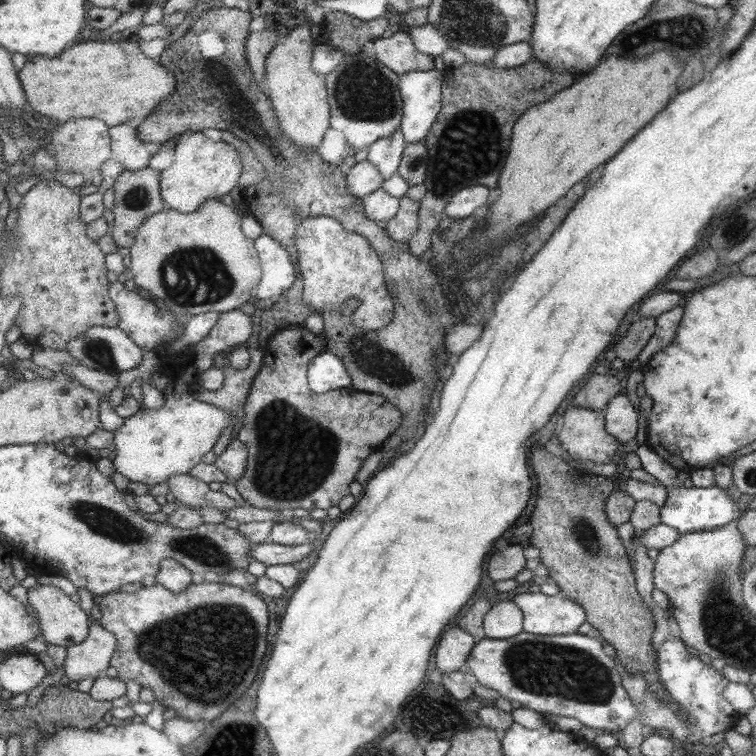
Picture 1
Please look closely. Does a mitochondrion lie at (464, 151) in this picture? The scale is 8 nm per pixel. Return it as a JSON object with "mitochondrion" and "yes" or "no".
{"mitochondrion":"yes"}

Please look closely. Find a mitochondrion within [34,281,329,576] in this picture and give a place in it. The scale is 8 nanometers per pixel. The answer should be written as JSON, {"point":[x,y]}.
{"point":[100,519]}

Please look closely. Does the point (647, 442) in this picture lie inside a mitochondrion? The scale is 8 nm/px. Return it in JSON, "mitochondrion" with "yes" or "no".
{"mitochondrion":"no"}

